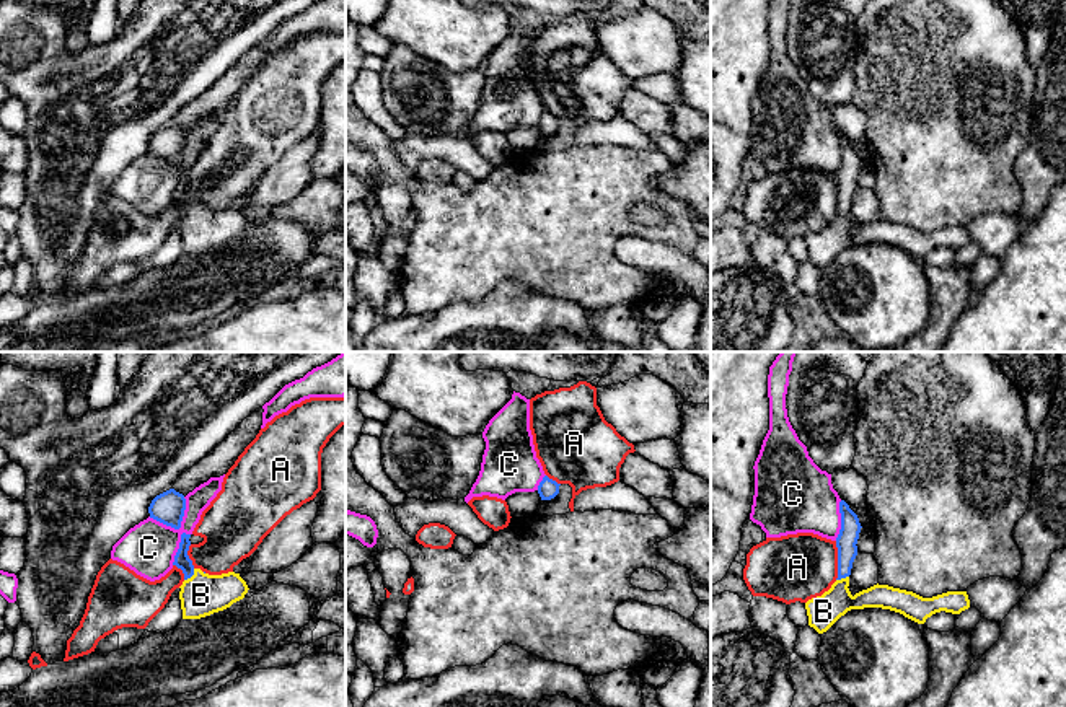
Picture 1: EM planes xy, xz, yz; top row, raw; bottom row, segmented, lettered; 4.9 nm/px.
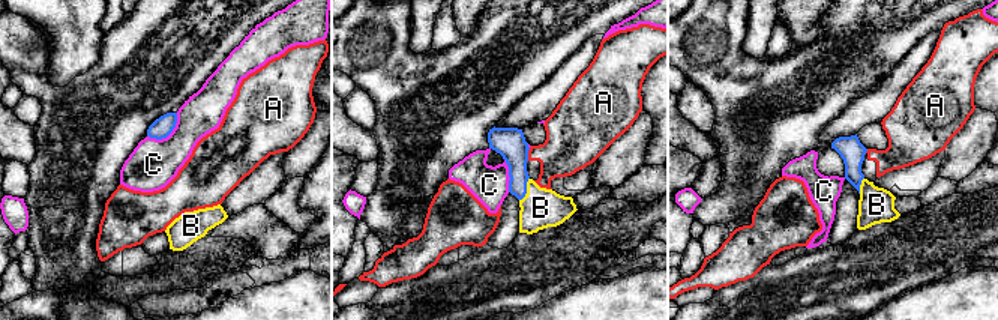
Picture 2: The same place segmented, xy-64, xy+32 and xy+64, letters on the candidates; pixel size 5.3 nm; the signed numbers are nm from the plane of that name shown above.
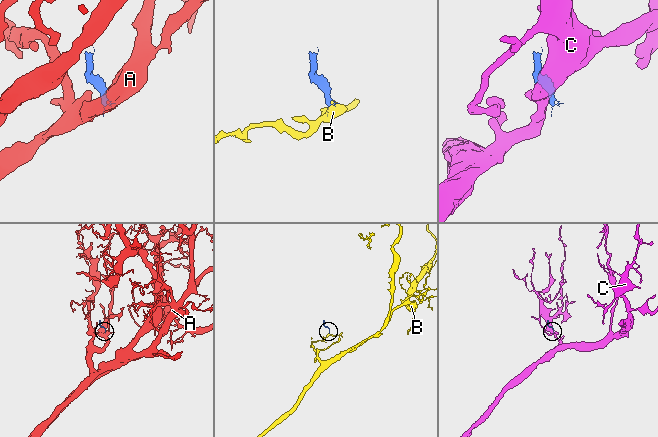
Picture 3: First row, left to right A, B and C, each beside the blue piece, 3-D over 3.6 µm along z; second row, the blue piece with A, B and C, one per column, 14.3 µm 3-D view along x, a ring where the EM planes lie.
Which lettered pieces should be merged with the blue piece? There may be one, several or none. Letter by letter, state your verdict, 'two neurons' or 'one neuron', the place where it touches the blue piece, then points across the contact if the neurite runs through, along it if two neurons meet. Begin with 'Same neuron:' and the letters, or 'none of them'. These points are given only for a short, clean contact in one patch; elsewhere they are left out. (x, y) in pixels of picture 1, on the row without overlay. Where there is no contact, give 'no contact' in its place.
Same neuron: B
A: two neurons; meets blue in yz at (838, 196); border along yz (835, 176), (836, 214)
B: one neuron; meets blue in xy at (191, 210); runs through xy (181, 194), (191, 210), (201, 230)
C: two neurons; meets blue in xy at (178, 163)

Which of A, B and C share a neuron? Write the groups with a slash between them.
A / B / C

